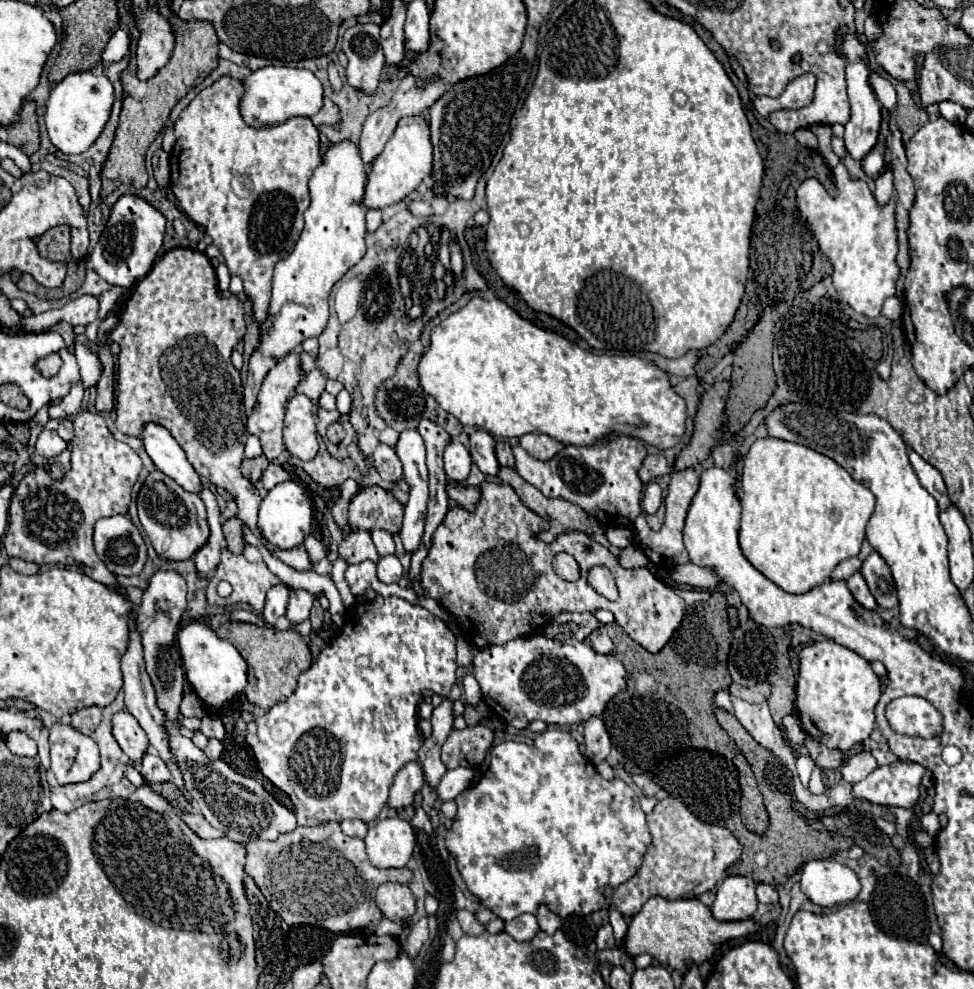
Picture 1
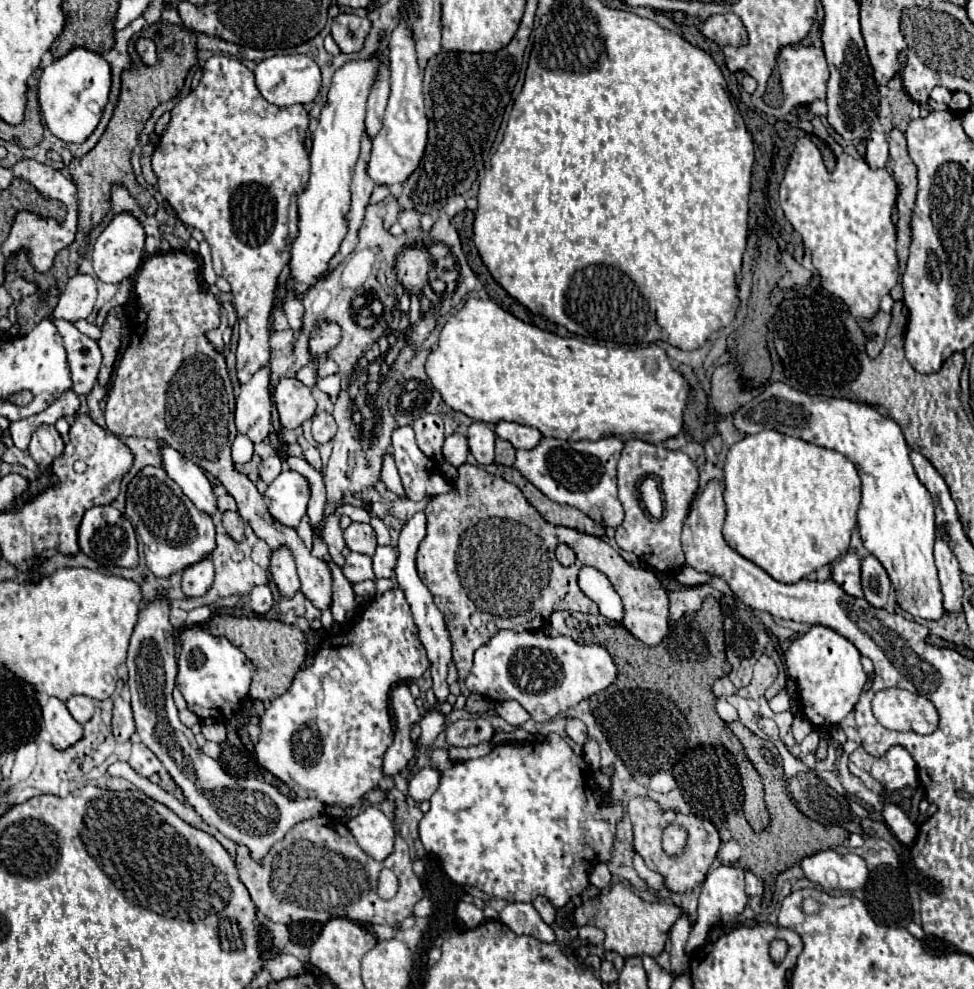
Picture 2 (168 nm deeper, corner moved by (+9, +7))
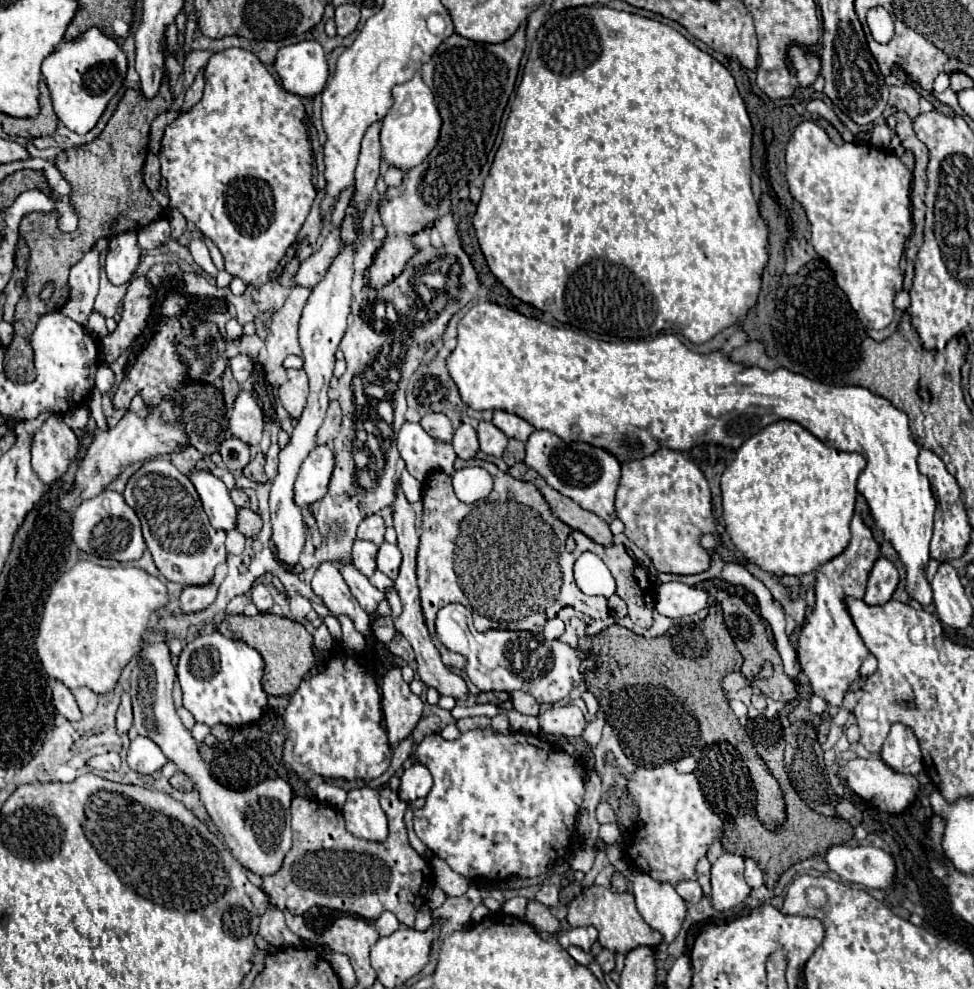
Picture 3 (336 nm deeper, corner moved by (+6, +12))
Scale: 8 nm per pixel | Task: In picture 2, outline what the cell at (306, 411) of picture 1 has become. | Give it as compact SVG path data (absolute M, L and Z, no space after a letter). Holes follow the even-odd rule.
M280 379L274 389L274 403L284 429L296 429L316 411L316 401L298 379Z

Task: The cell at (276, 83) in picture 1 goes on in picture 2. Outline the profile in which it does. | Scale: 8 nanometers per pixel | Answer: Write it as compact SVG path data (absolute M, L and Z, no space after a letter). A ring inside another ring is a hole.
M278 55L264 59L254 69L254 79L260 95L278 107L290 107L290 105L306 105L312 103L314 97L320 91L320 69L308 55Z

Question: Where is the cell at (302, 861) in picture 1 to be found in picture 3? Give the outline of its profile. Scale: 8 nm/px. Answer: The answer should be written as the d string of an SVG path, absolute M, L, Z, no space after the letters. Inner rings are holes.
M385 788L381 790L381 802L383 812L389 818L389 836L385 842L371 842L355 838L347 832L343 824L341 812L333 806L325 806L319 800L311 798L299 798L295 796L291 802L291 826L293 826L293 846L289 854L283 860L283 866L273 876L263 878L263 892L271 896L271 904L275 904L281 910L289 910L291 914L305 914L313 906L327 906L335 910L343 910L347 914L357 914L365 920L377 920L381 912L389 910L397 916L397 920L405 926L413 926L417 910L425 904L425 900L419 900L421 888L427 882L427 862L421 858L407 840L407 830L403 822L403 814L407 810L407 804L399 800L397 792Z

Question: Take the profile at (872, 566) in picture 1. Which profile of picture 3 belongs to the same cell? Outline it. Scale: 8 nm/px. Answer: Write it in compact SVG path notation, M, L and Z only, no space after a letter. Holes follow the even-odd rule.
M879 558L875 562L873 570L871 570L863 602L869 604L869 606L877 606L877 604L889 602L893 592L895 592L895 588L897 588L897 584L899 584L897 568L887 558Z

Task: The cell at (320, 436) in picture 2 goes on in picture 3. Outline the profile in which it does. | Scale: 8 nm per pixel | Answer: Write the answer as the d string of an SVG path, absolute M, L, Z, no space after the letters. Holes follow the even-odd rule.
M331 400L327 408L327 416L317 432L317 444L331 442L339 434L339 430L341 430L341 406L337 400Z

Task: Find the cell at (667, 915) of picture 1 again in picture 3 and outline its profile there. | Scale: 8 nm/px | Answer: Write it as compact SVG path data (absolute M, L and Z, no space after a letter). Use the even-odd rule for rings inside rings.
M591 886L585 888L579 896L575 896L569 904L567 910L567 926L593 926L597 928L599 944L611 952L621 952L627 954L629 950L637 946L659 946L663 936L655 932L637 912L635 908L635 898L631 894L615 894L603 886Z

